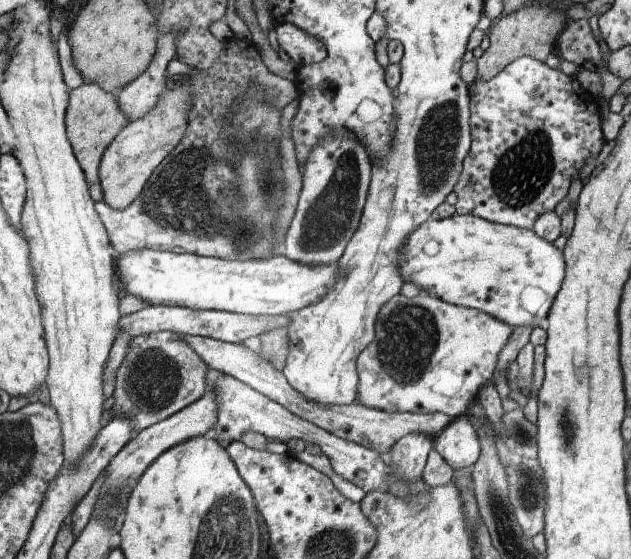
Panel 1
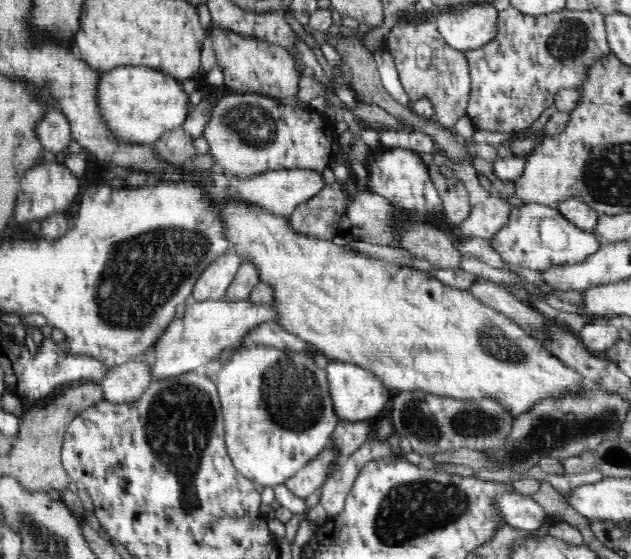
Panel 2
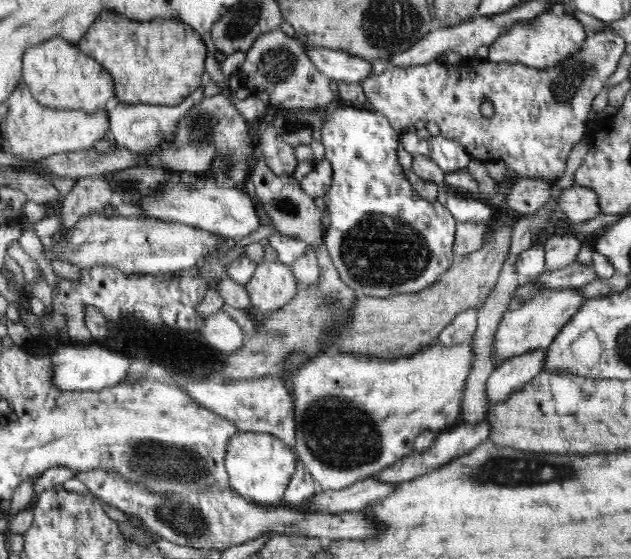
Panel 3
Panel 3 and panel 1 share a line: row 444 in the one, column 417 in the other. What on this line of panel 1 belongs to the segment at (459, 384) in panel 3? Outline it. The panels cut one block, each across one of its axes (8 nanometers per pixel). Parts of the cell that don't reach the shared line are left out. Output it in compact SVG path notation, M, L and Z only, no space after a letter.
M401 292L390 299L384 307L381 308L380 317L376 322L376 338L364 351L358 355L356 359L357 375L359 378L357 384L357 402L361 405L367 406L371 409L380 409L387 413L418 413L423 415L426 413L444 413L455 418L460 415L466 414L470 406L474 404L474 400L477 398L477 392L480 387L493 378L494 370L499 359L499 354L502 348L506 346L510 335L514 328L509 324L479 311L475 308L459 307L458 305L451 305L446 301L440 300L436 297L432 297L428 294L420 294L415 297L404 296Z

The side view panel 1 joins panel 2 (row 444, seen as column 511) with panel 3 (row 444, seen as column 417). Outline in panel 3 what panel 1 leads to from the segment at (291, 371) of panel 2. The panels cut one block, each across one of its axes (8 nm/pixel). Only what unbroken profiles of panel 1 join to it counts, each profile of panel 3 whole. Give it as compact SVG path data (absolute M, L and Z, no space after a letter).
M241 431L230 440L226 450L225 467L230 488L247 499L261 505L281 504L292 473L296 470L298 456L279 438L266 433Z

